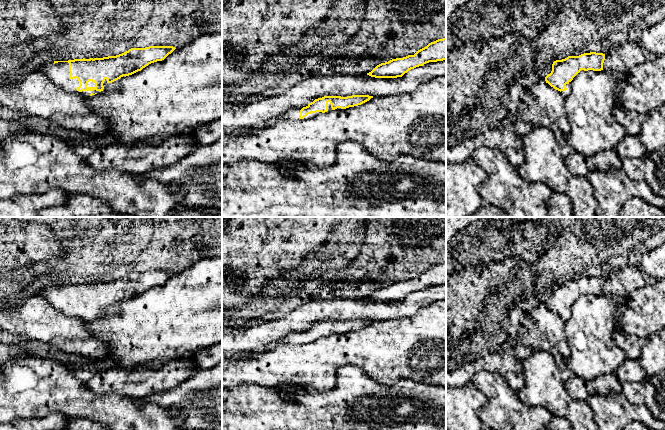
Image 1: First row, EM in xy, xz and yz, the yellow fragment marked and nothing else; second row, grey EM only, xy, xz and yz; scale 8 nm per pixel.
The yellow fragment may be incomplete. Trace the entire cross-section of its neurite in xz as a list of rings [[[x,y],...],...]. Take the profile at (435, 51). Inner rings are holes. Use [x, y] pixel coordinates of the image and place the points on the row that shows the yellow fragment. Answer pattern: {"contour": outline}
{"contour": [[[446,38],[429,43],[414,55],[381,63],[367,75],[375,78],[397,78],[402,77],[409,70],[423,66],[426,63],[443,60],[446,60]]]}

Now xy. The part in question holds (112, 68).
{"contour": [[[173,46],[131,48],[116,56],[49,62],[36,71],[64,91],[90,97],[103,91],[108,83],[164,60],[175,49]]]}

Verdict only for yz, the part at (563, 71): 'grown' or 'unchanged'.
grown

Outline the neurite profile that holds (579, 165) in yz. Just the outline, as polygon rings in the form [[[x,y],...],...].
[[[572,150],[564,157],[568,170],[575,176],[586,176],[590,171],[617,171],[622,169],[622,160],[616,150],[601,151],[587,157]]]

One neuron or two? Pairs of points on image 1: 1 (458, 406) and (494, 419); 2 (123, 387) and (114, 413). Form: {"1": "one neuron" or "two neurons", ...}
{"1": "two neurons", "2": "two neurons"}

